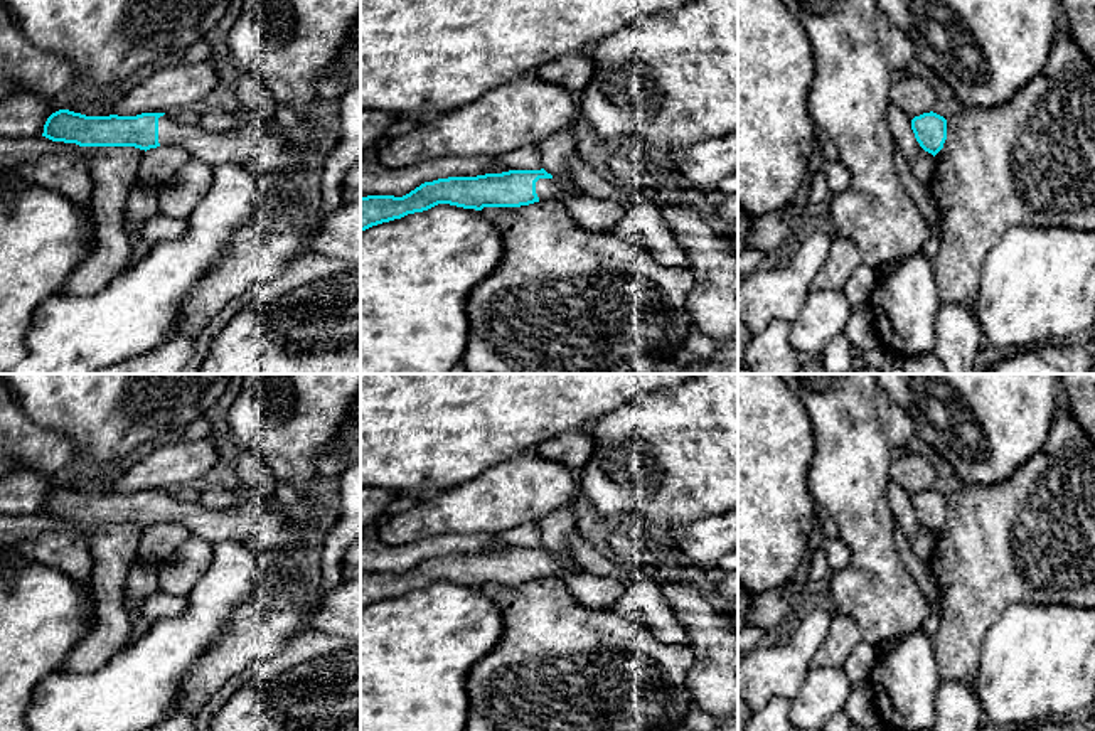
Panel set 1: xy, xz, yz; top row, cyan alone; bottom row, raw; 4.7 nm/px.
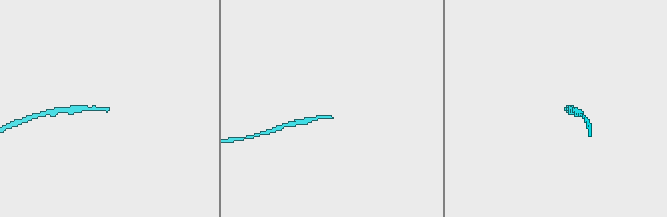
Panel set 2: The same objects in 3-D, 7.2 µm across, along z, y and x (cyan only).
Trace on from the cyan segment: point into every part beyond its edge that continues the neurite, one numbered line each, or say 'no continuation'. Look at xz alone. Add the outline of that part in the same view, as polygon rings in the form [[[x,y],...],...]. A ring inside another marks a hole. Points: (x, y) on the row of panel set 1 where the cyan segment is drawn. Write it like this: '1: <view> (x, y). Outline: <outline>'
1: xz (546, 189). Outline: [[[539,179],[536,182],[536,194],[539,200],[558,199],[563,200],[566,195],[588,195],[581,187],[578,187],[571,179]]]

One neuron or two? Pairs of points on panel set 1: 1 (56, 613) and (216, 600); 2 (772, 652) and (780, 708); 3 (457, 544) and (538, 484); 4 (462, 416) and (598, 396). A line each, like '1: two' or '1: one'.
1: two
2: two
3: two
4: one

